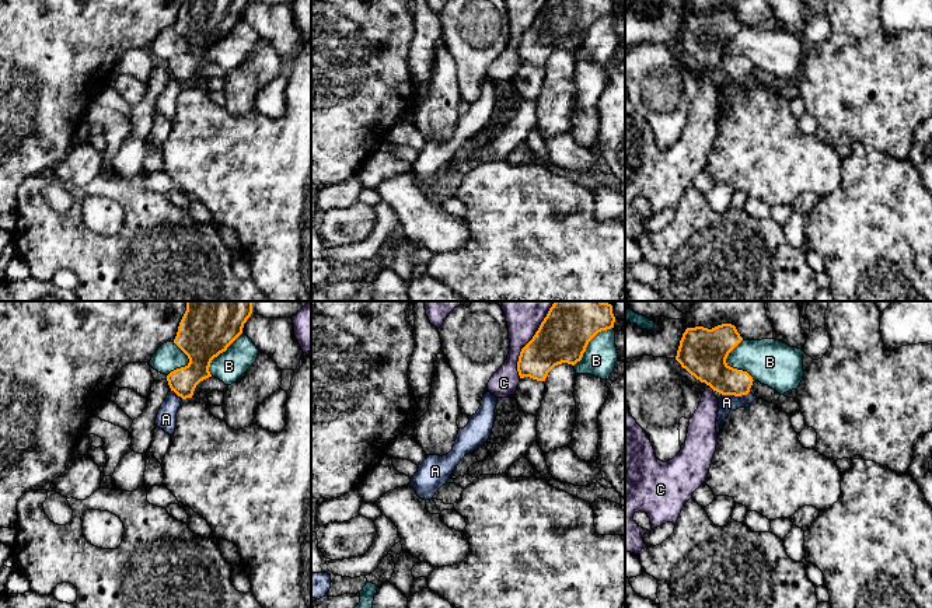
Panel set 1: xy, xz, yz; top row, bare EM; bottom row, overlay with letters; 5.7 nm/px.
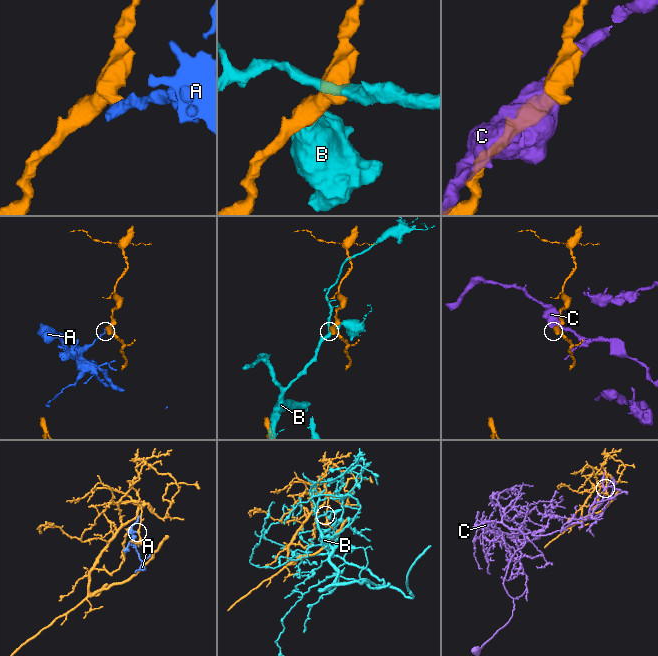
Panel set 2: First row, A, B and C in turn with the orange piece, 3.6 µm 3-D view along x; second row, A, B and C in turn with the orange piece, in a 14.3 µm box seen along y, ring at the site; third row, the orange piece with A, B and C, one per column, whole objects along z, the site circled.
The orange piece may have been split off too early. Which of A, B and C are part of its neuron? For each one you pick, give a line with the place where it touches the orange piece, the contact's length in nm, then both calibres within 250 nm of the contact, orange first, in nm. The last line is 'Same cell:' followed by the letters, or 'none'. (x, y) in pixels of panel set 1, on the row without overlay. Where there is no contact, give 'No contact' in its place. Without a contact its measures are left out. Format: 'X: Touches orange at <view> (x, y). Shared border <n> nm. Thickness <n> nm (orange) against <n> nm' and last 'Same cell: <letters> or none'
Same cell: none

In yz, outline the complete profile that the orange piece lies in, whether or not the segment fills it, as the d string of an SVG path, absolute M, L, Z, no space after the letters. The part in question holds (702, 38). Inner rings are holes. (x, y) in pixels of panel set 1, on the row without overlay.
M722 10L712 15L687 14L676 46L691 62L722 81L747 81L754 67L753 63L726 49L729 39L741 27L743 24L732 10Z

